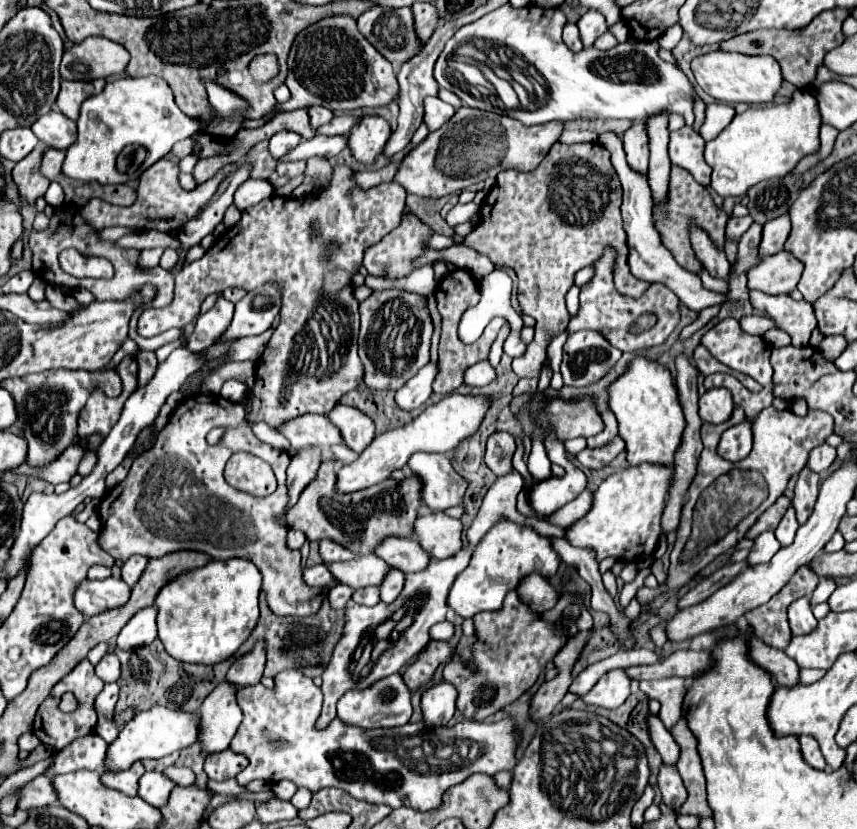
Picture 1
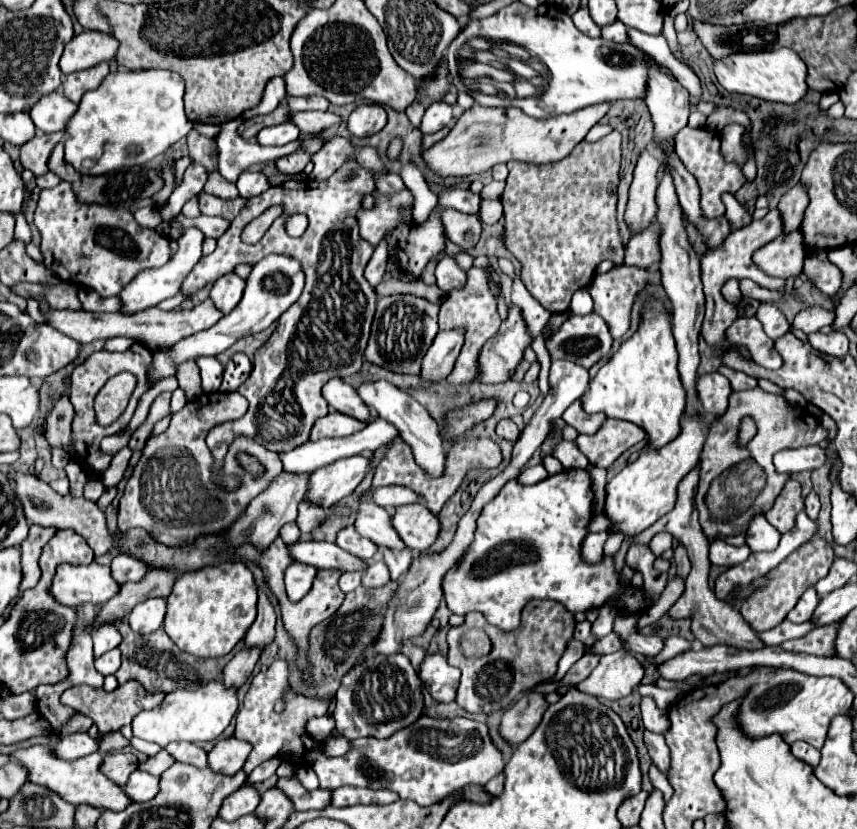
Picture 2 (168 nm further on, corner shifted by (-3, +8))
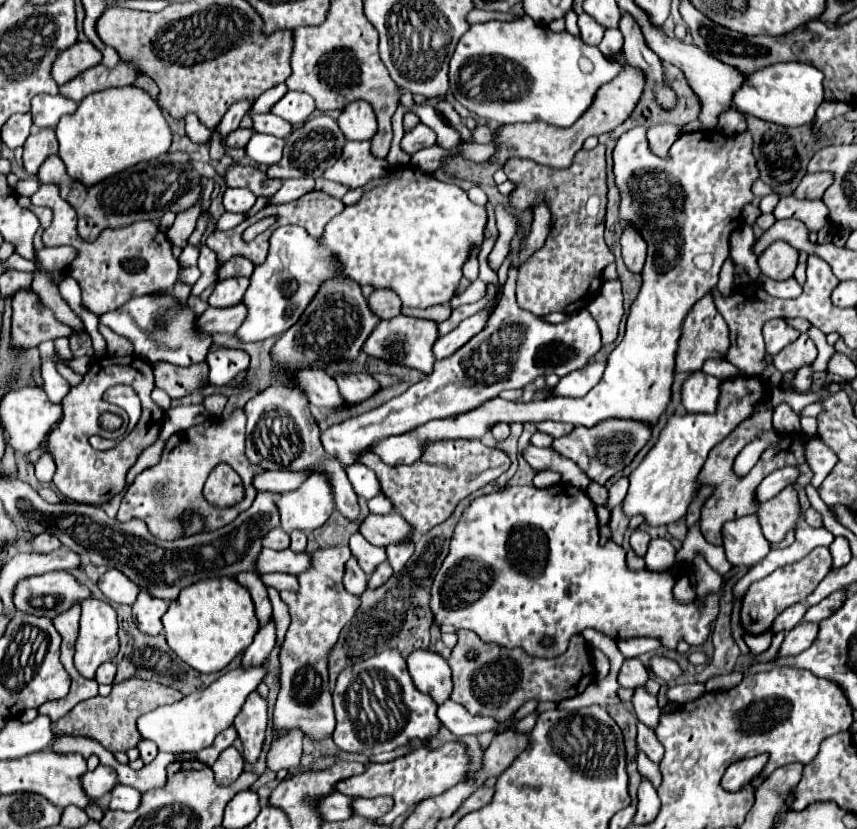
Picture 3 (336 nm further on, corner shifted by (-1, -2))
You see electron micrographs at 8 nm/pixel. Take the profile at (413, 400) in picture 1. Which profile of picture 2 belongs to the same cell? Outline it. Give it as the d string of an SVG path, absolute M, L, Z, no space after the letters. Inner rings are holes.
M441 330L427 354L423 356L421 374L425 380L443 380L455 366L457 354L461 352L465 330Z

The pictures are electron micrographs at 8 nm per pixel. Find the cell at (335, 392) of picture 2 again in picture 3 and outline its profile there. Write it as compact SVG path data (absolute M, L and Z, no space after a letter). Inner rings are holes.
M303 368L297 374L299 386L307 392L307 398L313 406L323 406L323 408L339 408L343 406L343 396L339 394L337 382L325 374L323 370L311 370Z

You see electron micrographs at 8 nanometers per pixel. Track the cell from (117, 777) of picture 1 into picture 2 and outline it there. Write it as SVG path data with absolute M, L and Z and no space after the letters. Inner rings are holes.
M109 752L101 762L101 772L117 786L125 786L129 774L137 770L137 758L131 752Z

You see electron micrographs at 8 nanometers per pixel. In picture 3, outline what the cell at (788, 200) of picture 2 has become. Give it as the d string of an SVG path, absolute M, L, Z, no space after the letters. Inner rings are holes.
M829 172L805 174L805 178L801 180L801 184L793 192L793 196L799 198L799 200L805 200L805 198L807 200L819 200L829 184L831 184L831 174Z

